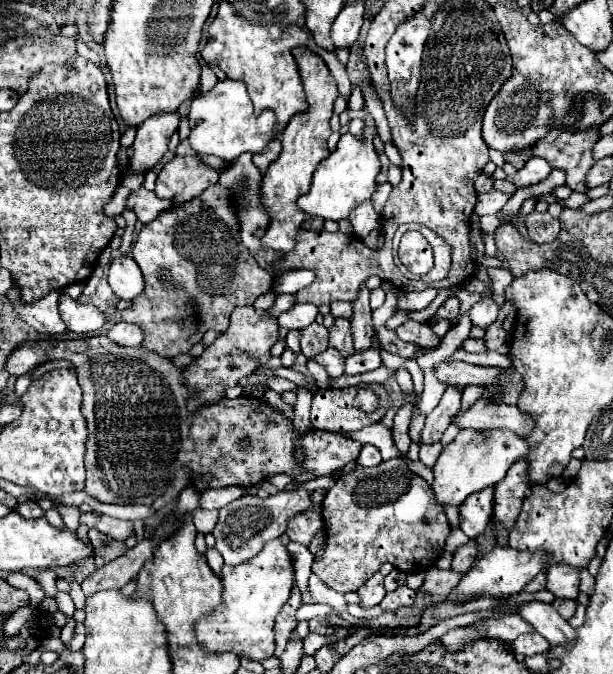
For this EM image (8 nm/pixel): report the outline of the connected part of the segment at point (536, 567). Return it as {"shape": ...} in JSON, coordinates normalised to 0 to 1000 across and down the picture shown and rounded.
{"shape":[[[806,812],[799,820],[793,820],[793,823],[777,829],[773,841],[737,874],[731,889],[744,892],[744,889],[767,889],[767,886],[777,889],[777,886],[793,886],[793,883],[835,883],[835,880],[848,880],[855,874],[855,868],[881,850],[884,838],[887,838],[887,823],[861,823],[861,820],[842,818],[835,812],[829,812],[829,815]]]}

